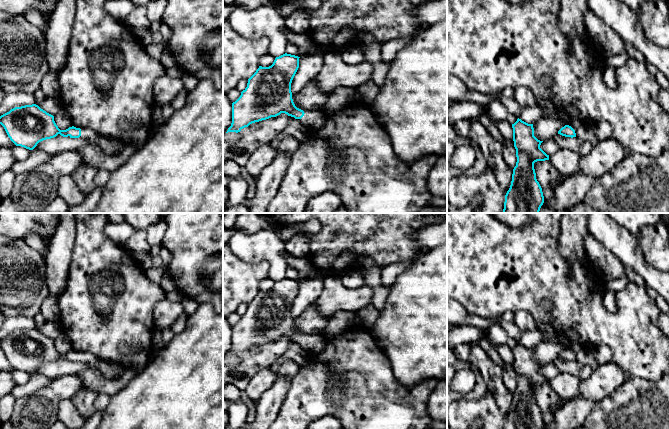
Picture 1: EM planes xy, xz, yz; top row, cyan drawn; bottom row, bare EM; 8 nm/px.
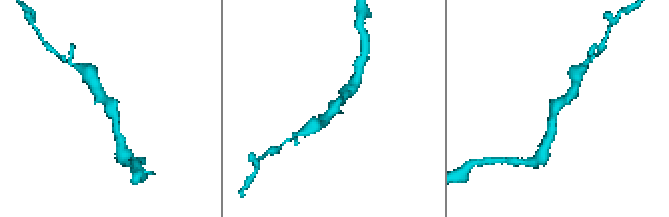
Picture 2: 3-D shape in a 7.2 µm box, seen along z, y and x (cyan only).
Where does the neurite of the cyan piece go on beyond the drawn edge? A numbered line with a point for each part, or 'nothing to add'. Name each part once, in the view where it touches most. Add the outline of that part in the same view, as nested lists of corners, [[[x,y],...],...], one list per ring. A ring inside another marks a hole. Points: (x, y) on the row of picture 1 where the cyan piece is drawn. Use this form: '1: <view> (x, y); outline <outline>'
1: xz (312, 120); outline [[[303,110],[304,116],[297,119],[304,127],[313,132],[324,124],[324,115],[320,110],[308,111]]]

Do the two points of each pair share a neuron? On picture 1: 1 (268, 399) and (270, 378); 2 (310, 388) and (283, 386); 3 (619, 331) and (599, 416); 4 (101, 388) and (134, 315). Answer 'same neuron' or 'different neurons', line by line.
1: different neurons
2: different neurons
3: different neurons
4: different neurons

